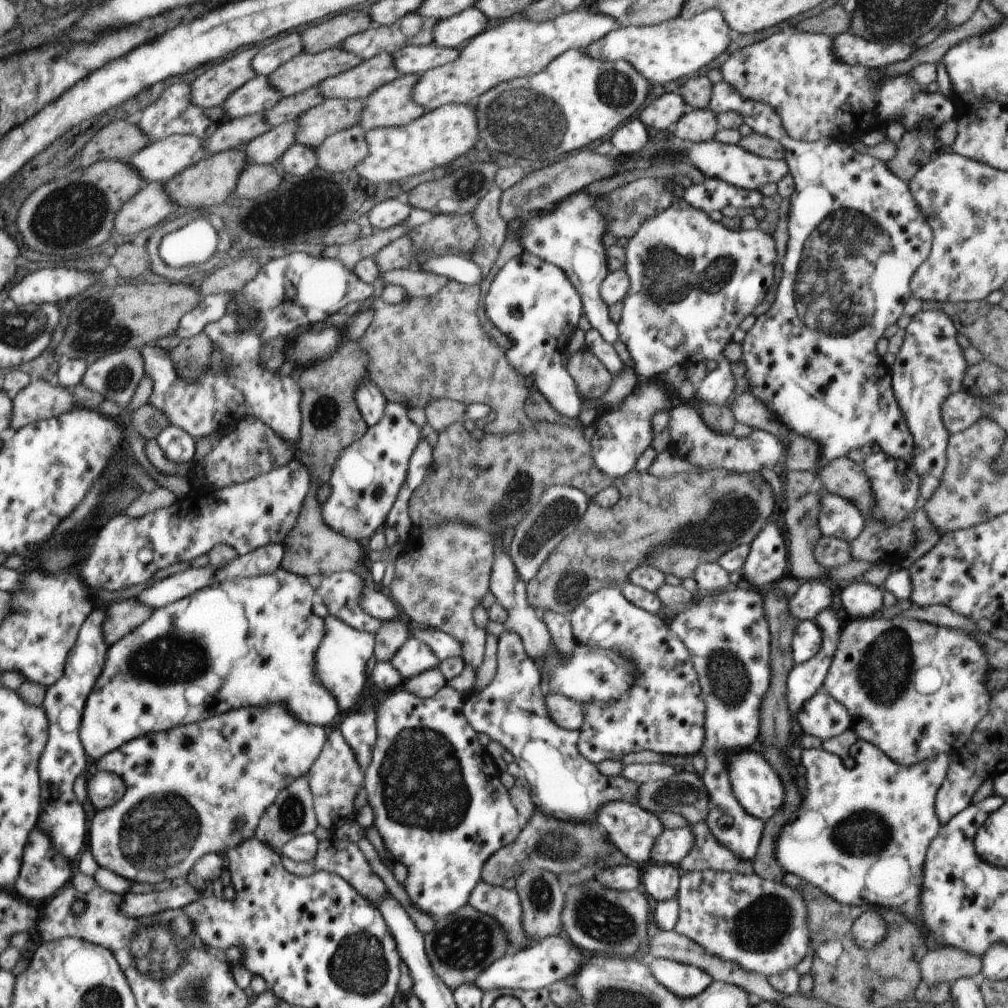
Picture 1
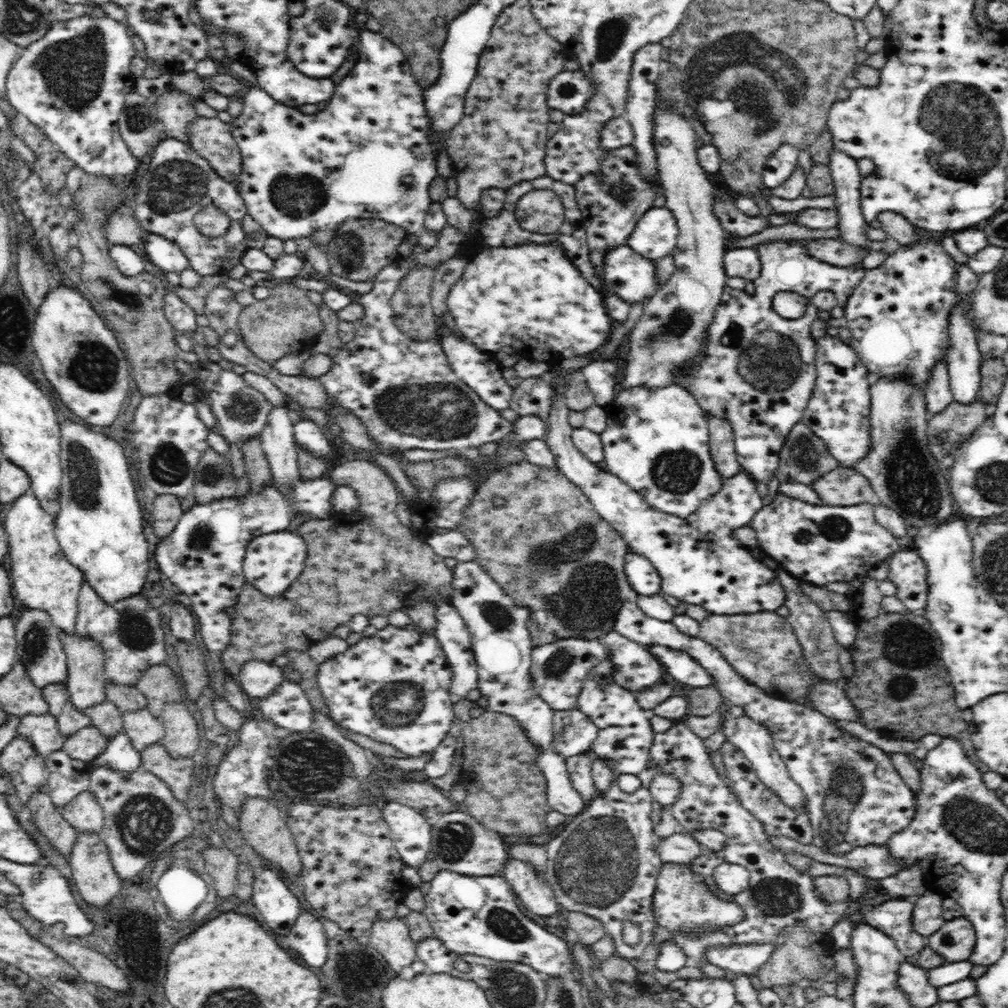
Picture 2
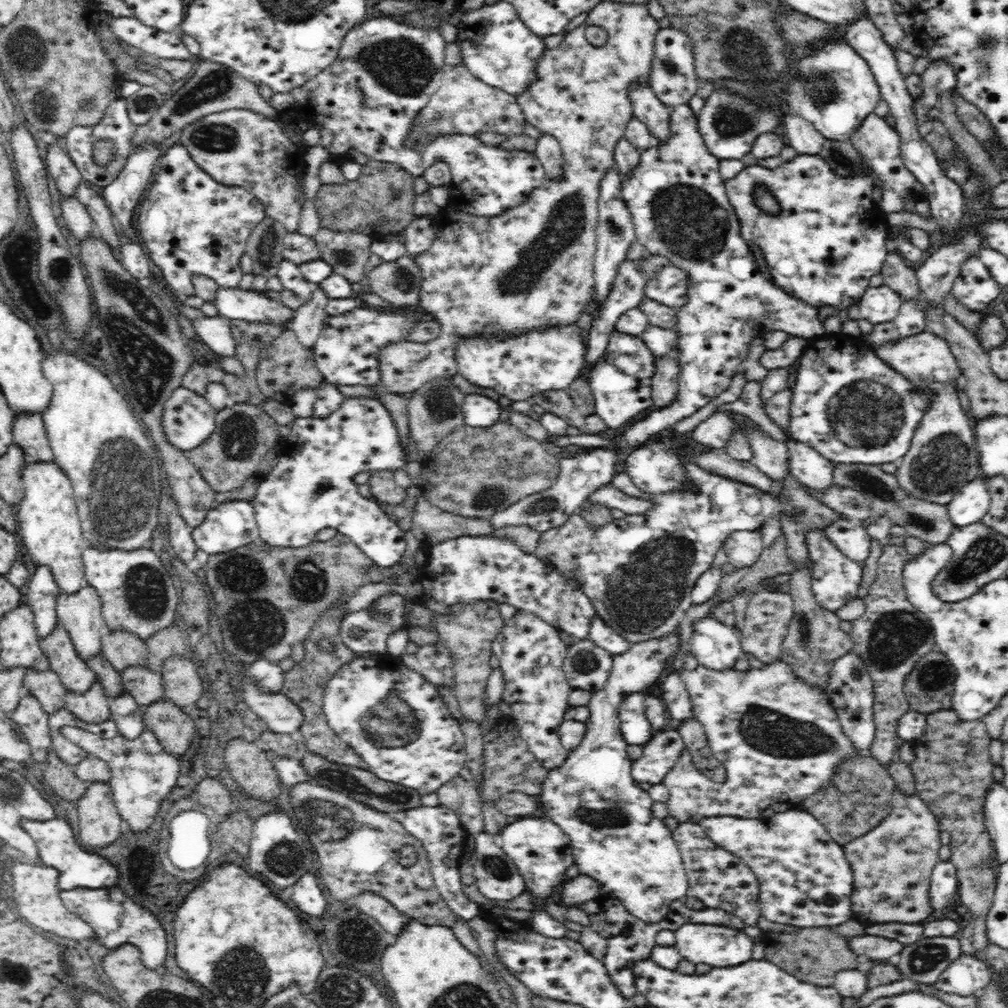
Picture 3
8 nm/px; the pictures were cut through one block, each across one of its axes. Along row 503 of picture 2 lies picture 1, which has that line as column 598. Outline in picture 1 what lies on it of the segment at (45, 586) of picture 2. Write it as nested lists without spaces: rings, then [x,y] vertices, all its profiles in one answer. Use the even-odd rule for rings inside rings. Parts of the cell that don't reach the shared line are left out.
[[[584,9],[565,12],[542,22],[528,20],[522,15],[511,16],[496,28],[470,38],[460,48],[460,56],[454,62],[423,72],[412,88],[412,100],[426,111],[448,104],[467,104],[501,82],[542,72],[552,60],[567,50],[585,50],[618,28],[620,26],[612,16]]]

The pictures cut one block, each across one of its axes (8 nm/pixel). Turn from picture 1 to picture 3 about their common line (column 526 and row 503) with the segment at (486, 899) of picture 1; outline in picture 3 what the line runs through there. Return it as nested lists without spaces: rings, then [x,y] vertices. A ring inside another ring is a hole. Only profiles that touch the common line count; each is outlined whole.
[[[928,330],[872,350],[891,365],[897,375],[907,377],[921,392],[929,394],[929,405],[915,430],[912,445],[897,462],[894,474],[898,484],[916,499],[947,505],[959,488],[978,478],[981,468],[974,422],[960,405],[956,392],[956,384],[962,377],[960,365],[948,341]]]

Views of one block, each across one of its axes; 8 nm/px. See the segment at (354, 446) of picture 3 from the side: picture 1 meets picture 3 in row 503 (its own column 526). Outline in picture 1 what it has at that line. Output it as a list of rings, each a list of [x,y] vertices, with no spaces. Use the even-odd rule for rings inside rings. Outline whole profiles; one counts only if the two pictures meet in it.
[[[529,252],[515,256],[506,262],[494,276],[490,290],[484,298],[484,308],[486,308],[486,316],[511,342],[511,347],[505,351],[508,364],[516,372],[520,372],[520,376],[532,377],[534,386],[548,400],[554,410],[569,418],[577,418],[585,407],[585,401],[578,394],[576,383],[567,368],[563,366],[562,360],[564,360],[564,353],[568,346],[568,338],[578,328],[583,304],[578,290],[574,288],[571,280],[568,280],[564,271]]]

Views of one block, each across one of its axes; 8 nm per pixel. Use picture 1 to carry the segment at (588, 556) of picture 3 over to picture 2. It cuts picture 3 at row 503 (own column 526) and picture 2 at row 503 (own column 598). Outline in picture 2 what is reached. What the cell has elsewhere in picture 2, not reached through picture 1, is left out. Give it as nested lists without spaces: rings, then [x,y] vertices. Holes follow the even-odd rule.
[[[779,492],[770,504],[763,505],[756,512],[749,526],[756,531],[757,548],[760,548],[764,554],[768,553],[779,564],[779,568],[785,569],[800,582],[809,583],[810,586],[818,588],[825,587],[830,582],[851,582],[855,577],[866,575],[894,553],[905,548],[915,548],[911,539],[903,543],[887,528],[876,522],[873,503],[847,507],[824,503],[810,504]]]

